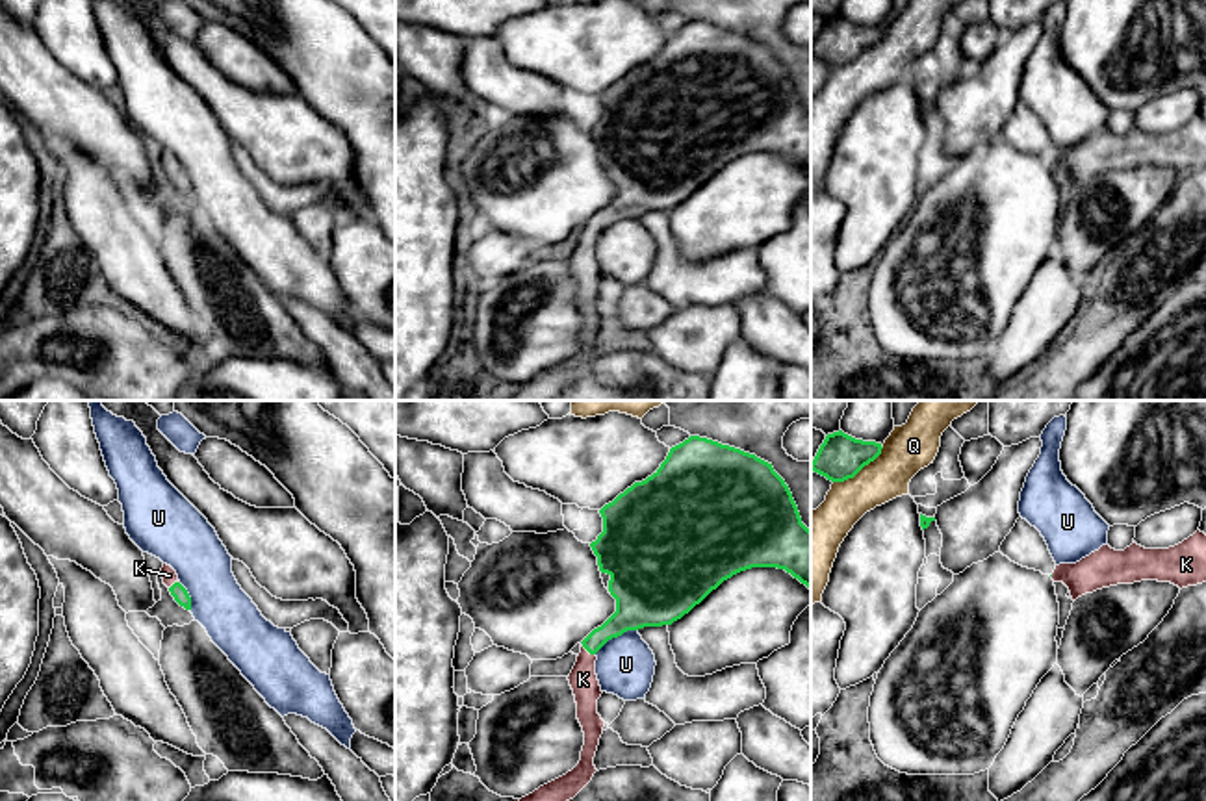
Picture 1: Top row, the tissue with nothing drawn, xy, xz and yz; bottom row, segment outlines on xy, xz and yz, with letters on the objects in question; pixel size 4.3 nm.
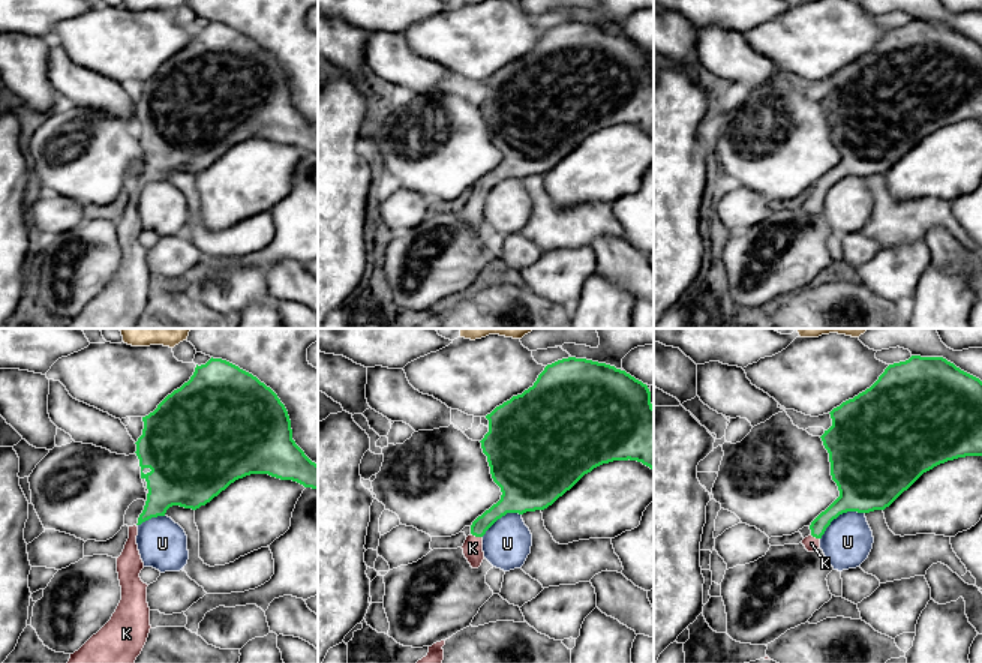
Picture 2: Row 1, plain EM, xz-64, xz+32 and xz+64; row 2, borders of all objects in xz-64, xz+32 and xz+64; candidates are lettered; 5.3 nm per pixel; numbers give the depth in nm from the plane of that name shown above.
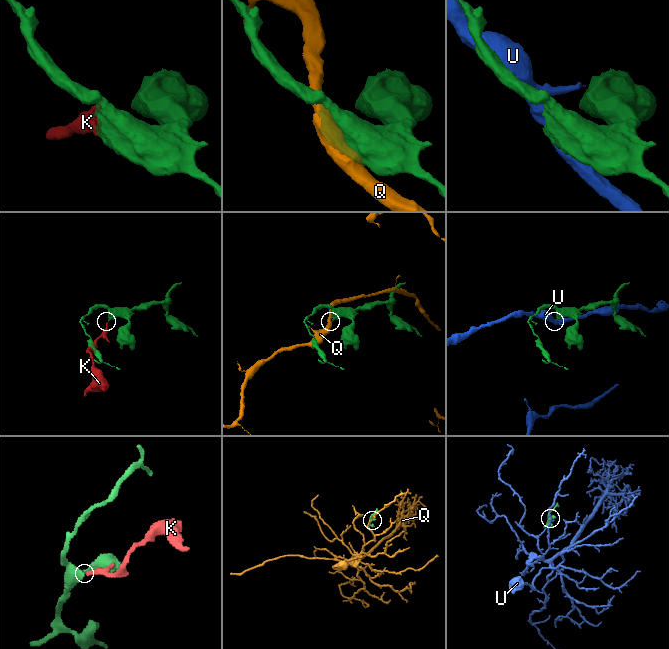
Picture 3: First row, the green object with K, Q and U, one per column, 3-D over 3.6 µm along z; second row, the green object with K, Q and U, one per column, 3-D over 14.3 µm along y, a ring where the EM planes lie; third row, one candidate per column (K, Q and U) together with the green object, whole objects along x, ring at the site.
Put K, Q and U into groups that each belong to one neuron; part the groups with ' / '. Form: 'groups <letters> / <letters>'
groups K / Q / U

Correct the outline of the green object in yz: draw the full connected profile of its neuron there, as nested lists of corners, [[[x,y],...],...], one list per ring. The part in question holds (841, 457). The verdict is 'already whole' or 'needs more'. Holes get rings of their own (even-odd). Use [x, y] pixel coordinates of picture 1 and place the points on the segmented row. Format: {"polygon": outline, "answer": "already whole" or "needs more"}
{"polygon": [[[839,430],[826,436],[811,462],[811,471],[831,482],[844,482],[874,462],[881,454],[881,449],[881,443],[855,439]]], "answer": "already whole"}

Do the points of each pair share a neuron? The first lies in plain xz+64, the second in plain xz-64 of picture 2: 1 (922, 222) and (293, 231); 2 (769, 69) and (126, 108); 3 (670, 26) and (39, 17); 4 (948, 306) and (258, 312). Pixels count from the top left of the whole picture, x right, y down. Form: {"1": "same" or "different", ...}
{"1": "different", "2": "same", "3": "different", "4": "same"}

